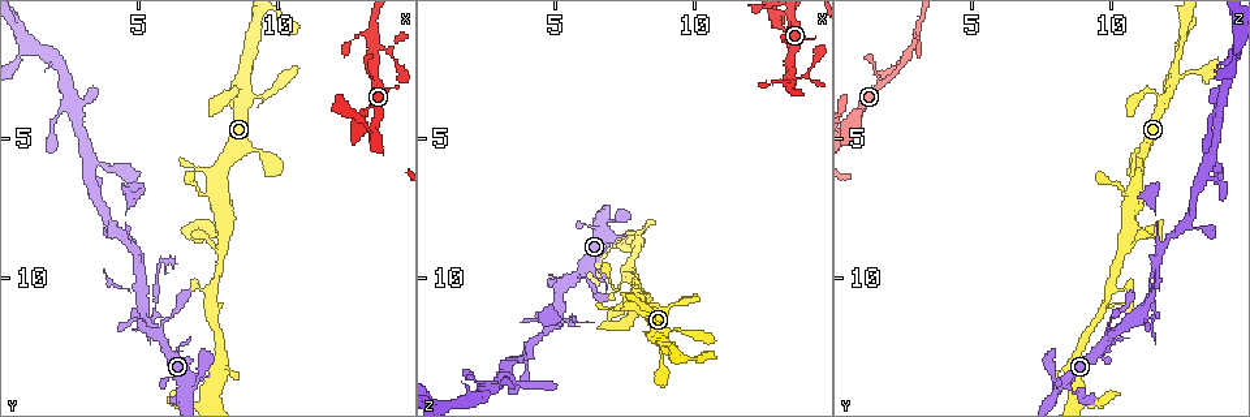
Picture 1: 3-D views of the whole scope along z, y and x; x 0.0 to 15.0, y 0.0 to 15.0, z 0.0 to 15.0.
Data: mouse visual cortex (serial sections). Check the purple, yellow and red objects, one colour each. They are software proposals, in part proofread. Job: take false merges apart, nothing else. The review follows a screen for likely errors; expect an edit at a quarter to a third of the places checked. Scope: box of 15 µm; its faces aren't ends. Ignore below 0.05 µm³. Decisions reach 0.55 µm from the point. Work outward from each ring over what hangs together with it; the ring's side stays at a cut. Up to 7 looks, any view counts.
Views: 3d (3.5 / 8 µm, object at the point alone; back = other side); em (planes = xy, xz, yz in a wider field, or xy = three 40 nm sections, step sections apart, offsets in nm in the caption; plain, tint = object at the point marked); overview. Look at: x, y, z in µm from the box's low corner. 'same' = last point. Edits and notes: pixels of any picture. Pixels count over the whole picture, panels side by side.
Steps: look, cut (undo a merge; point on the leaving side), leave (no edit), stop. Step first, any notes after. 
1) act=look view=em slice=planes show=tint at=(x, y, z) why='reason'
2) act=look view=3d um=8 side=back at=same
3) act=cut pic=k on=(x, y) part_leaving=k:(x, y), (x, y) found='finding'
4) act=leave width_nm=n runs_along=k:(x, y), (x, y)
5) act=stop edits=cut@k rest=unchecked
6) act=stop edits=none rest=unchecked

act=look view=3d um=3.5 at=(8.8, 2.5, 13.5) why='sharp bend'

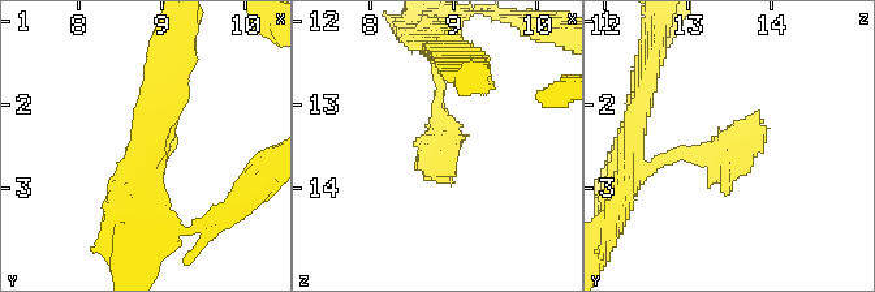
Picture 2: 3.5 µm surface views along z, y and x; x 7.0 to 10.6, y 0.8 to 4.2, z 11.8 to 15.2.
act=look view=em slice=xy step=2 show=tint at=(8.90, 2.55, 13.45)

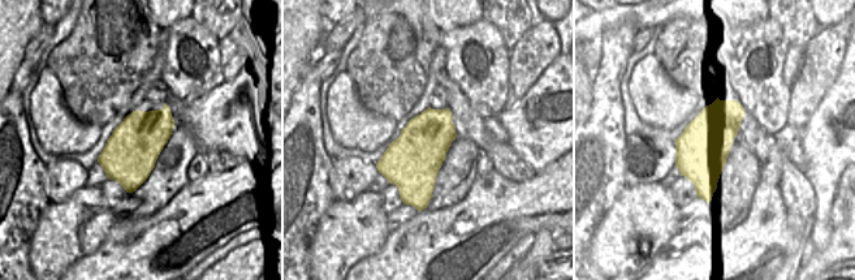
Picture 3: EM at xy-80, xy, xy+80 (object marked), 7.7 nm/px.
act=leave runs_along=2:(438, 63), (445, 138), (414, 168) found='all the same cell'

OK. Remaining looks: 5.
act=look view=3d um=3.5 at=(13.5, 1.8, 2.8)

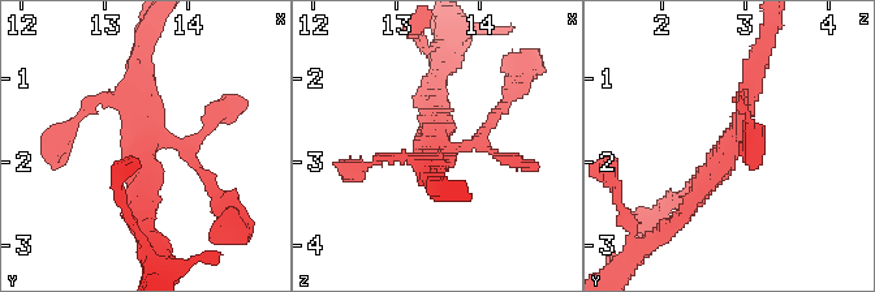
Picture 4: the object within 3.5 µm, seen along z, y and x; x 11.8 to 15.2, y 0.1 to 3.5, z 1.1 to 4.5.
act=look view=em slice=xy step=3 show=tint at=(13.55, 1.75, 2.80)

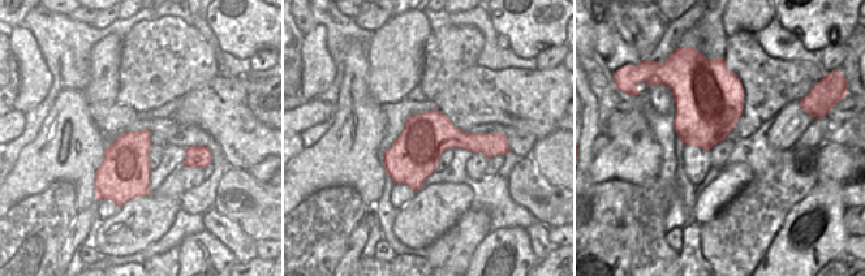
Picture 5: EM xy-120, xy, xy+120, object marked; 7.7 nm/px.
act=leave runs_along=4:(684, 214), (737, 133), (757, 61) found='all the same cell'

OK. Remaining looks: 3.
act=look view=3d um=3.5 at=(5.1, 11.2, 11.1) why='small branch off a trunk'

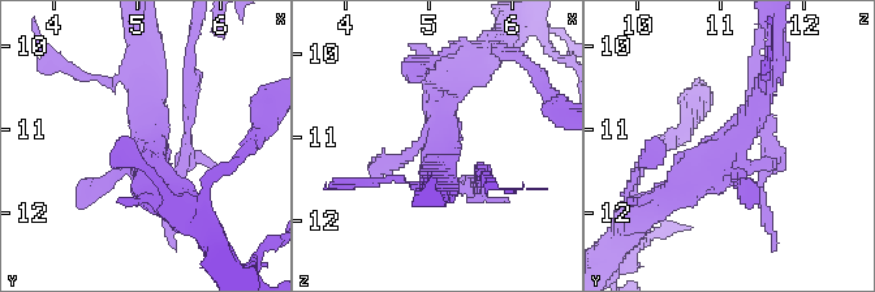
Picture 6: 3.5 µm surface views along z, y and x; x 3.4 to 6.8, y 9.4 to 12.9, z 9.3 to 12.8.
act=look view=em slice=xy step=5 show=plain at=(5.10, 11.25, 11.05) why='shape alone is not enough'

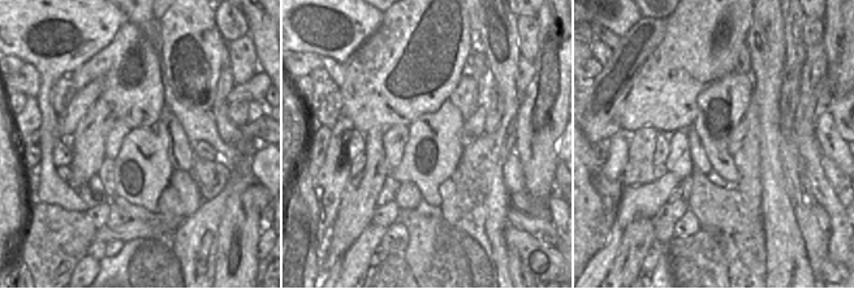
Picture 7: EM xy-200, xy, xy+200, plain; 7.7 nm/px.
act=look view=em slice=xy step=5 show=tint at=same why='where the object lies'

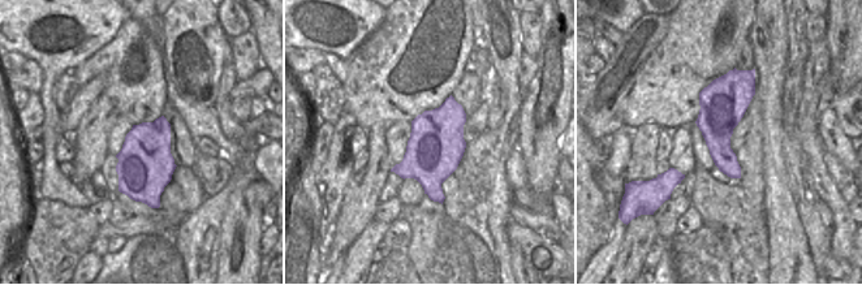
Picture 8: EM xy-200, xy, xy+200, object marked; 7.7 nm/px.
act=leave runs_along=6:(659, 202), (729, 146), (768, 74) found='one cell here'

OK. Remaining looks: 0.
act=stop edits=none rest=unchecked

